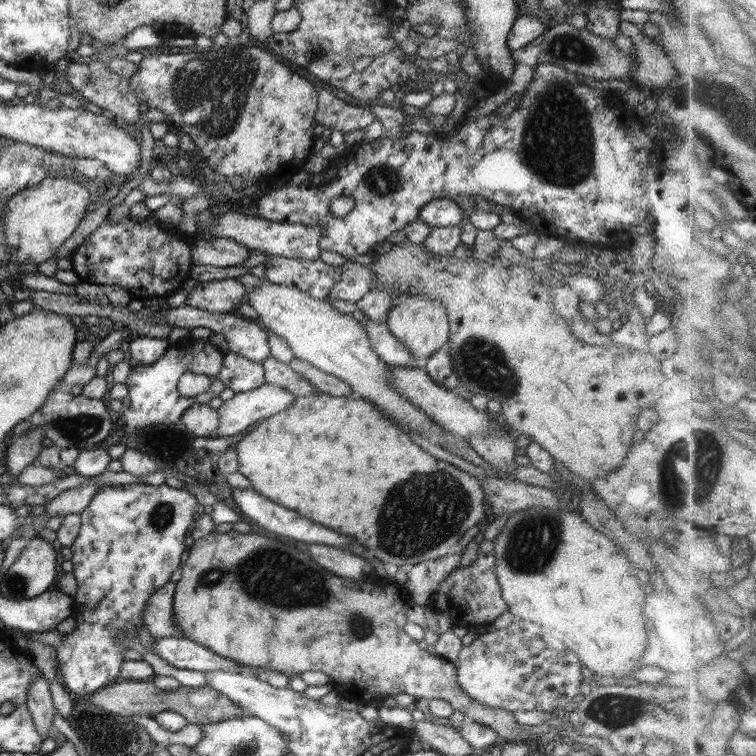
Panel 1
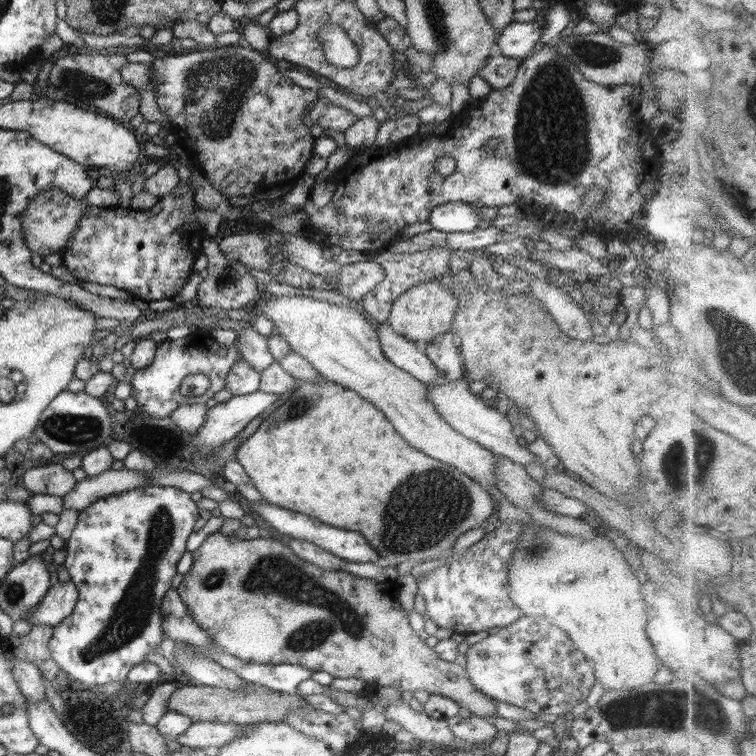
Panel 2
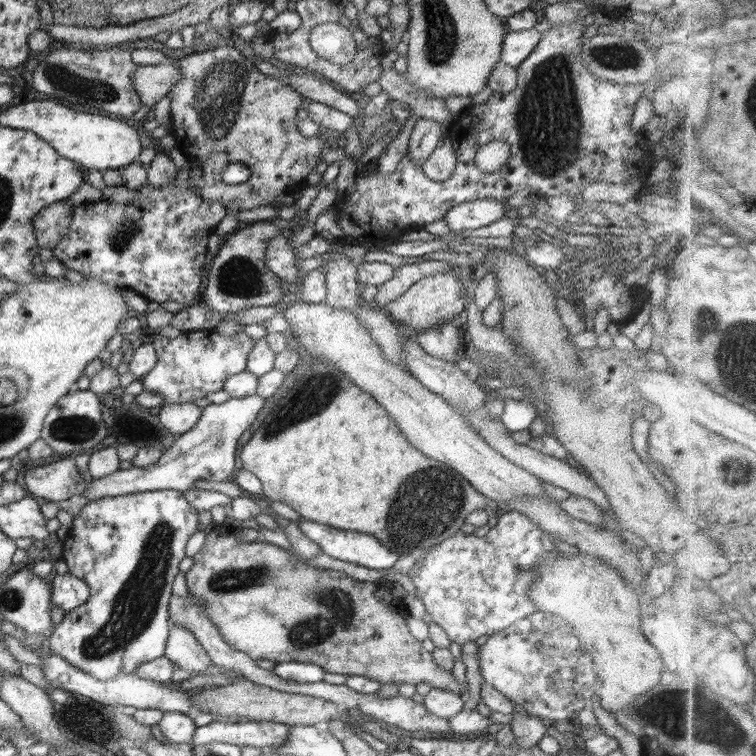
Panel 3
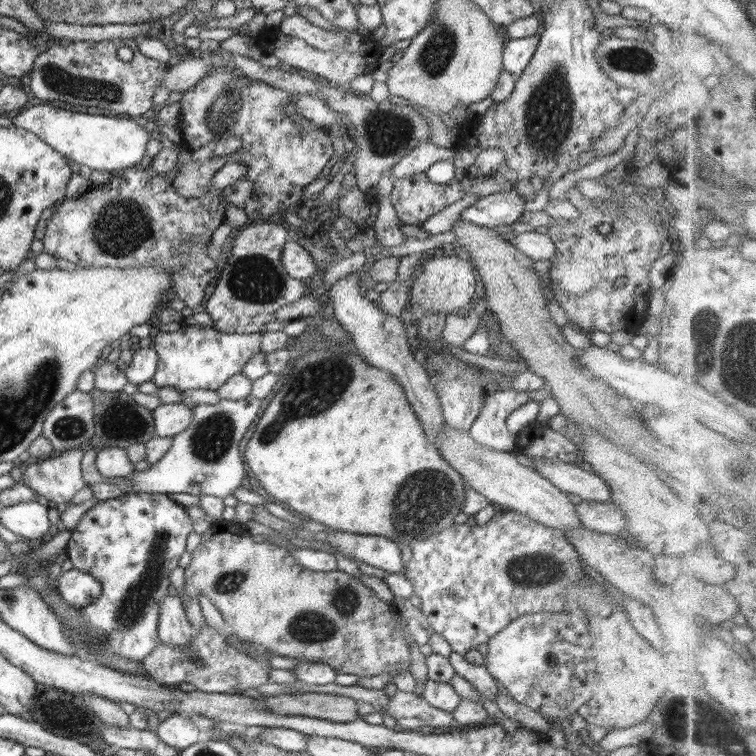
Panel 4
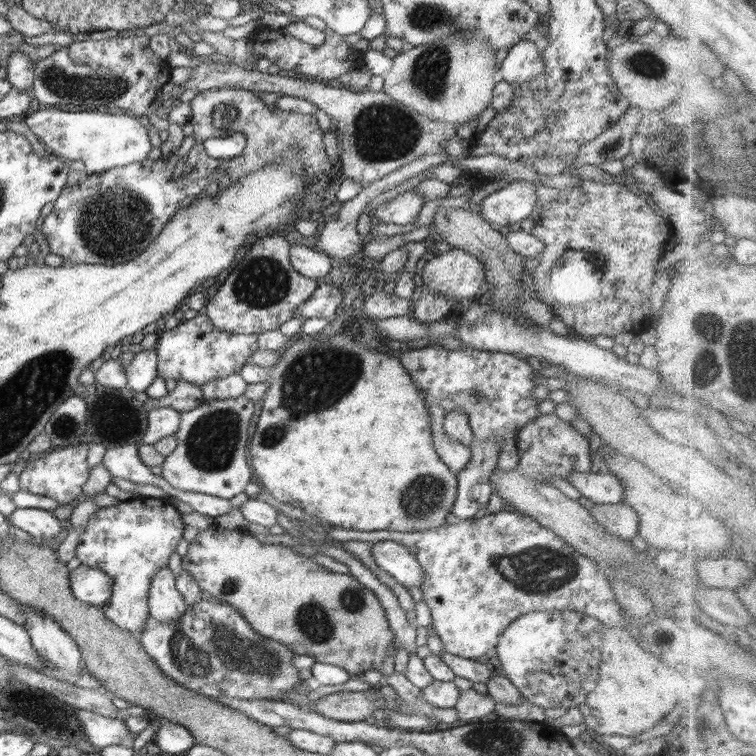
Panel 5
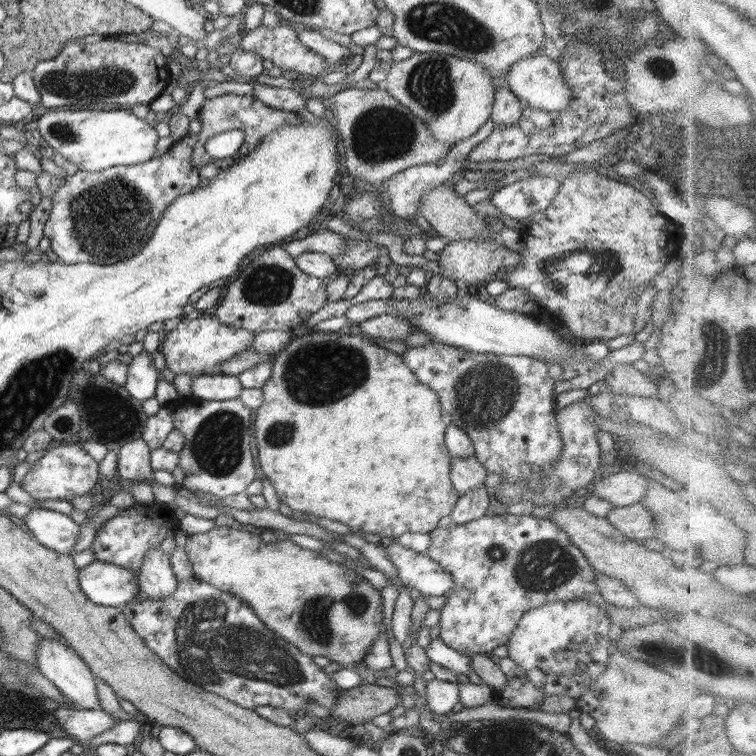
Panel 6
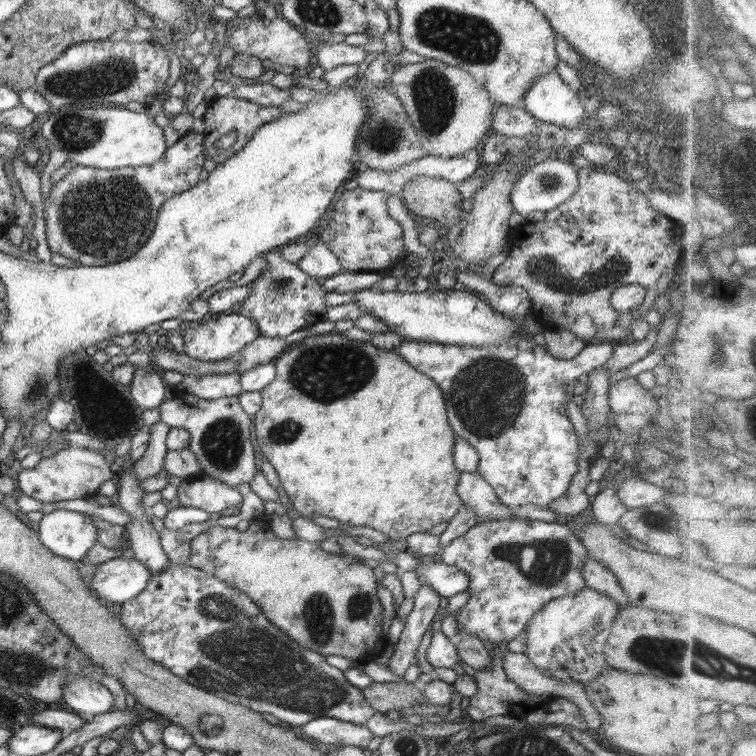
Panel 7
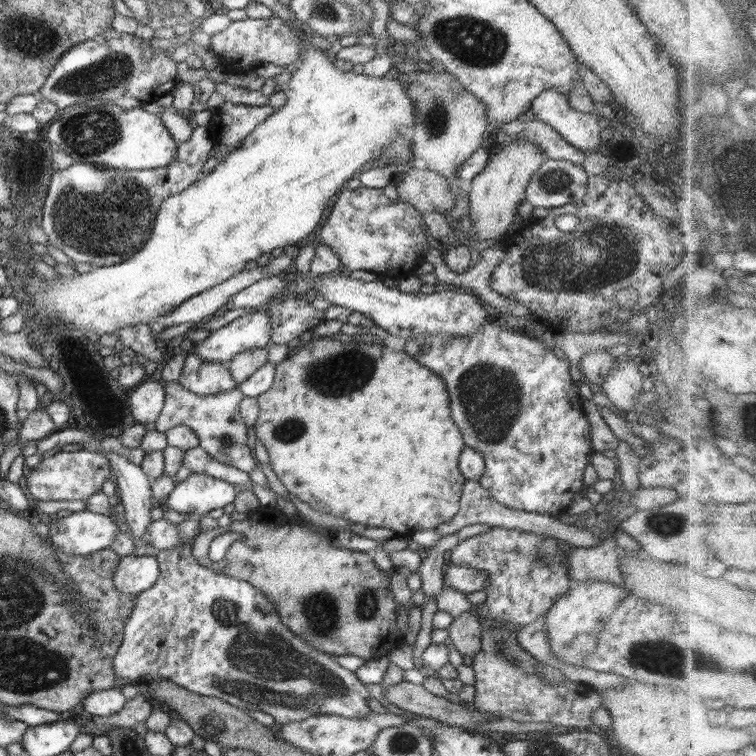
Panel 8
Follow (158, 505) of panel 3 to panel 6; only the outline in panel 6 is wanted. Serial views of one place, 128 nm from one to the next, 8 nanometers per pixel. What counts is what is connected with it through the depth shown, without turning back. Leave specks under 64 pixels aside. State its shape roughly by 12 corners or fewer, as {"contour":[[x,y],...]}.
{"contour":[[133,505],[107,520],[94,560],[139,577],[148,549],[174,535],[176,511]]}

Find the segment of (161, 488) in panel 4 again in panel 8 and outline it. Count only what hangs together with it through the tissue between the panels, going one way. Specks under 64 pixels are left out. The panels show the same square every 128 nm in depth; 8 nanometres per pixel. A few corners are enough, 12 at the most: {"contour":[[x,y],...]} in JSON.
{"contour":[[163,386],[157,432],[186,426],[217,462],[260,465],[234,389],[198,396]]}

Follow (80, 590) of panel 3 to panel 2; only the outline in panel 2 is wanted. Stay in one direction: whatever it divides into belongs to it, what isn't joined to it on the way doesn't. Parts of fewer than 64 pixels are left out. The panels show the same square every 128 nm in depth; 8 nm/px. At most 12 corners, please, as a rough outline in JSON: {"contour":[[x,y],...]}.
{"contour":[[58,581],[26,614],[32,625],[56,626],[74,610],[78,587]]}

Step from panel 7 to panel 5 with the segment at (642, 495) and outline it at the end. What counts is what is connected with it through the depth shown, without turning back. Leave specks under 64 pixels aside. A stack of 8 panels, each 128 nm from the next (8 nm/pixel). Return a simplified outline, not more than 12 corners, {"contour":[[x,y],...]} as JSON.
{"contour":[[576,472],[568,482],[595,504],[618,504],[614,474]]}

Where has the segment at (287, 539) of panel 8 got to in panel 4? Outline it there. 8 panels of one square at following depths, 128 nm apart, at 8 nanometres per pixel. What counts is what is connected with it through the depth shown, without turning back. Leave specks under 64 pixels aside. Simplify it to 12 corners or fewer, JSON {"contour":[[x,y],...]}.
{"contour":[[203,535],[185,582],[240,642],[389,682],[392,603],[288,548]]}

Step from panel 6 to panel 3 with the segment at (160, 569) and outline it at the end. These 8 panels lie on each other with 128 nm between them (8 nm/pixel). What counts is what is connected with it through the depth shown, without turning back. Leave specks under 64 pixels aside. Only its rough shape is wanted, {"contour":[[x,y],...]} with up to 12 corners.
{"contour":[[170,621],[165,655],[193,676],[214,663],[193,631]]}

